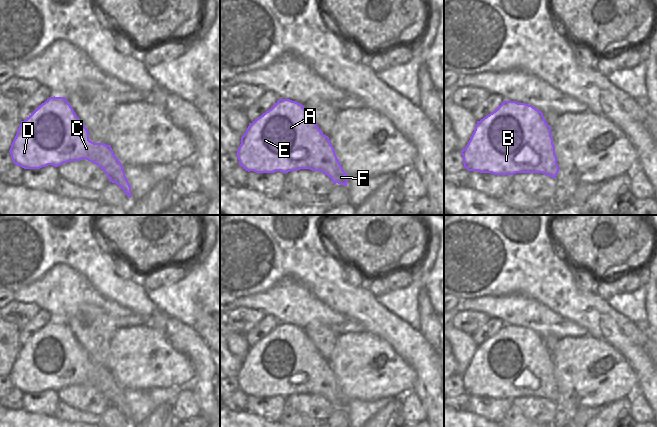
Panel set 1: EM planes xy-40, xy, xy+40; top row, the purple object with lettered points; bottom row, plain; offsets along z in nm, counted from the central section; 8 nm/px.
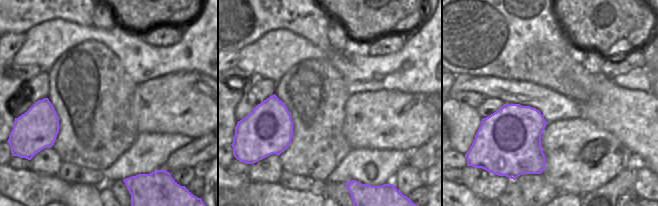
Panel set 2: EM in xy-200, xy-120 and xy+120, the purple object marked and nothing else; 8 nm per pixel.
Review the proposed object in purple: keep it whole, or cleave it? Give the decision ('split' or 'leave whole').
leave whole

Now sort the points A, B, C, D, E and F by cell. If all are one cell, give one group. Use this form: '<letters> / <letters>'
A B C D E F

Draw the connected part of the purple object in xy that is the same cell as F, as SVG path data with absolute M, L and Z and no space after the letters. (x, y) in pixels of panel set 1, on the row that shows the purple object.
M279 99L268 111L255 119L237 150L239 165L256 173L288 173L300 169L320 171L331 178L333 184L347 186L349 176L343 170L335 150L304 106L290 99Z

